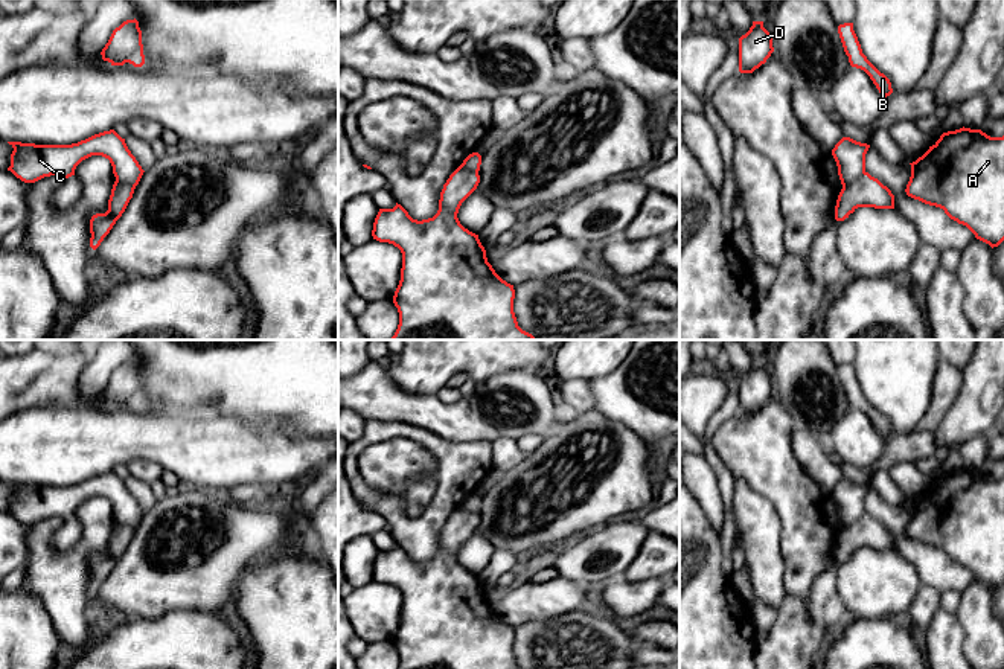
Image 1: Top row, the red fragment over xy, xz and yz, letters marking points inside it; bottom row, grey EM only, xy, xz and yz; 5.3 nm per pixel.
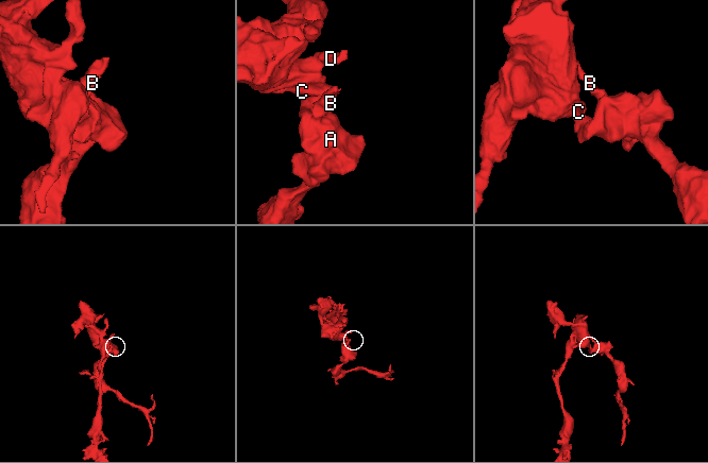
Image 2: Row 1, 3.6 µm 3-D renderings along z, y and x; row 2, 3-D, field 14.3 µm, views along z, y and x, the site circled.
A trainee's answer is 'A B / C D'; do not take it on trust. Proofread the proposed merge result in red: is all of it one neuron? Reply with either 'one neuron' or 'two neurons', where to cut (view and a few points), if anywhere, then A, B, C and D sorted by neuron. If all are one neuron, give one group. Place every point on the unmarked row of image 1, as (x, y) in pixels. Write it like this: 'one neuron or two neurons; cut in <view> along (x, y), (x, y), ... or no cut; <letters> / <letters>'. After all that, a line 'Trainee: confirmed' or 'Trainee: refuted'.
two neurons; cut in yz along (864, 512), (843, 528); A B / C D
Trainee: confirmed

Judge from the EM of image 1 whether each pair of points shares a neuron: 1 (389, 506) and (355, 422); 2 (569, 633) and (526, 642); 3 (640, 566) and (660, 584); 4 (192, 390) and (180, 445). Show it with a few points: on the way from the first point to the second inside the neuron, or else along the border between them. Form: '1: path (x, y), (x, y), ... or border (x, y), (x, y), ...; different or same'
1: border (367, 421), (363, 433), (354, 441); different
2: path (558, 642), (537, 642); same
3: border (663, 575), (654, 579), (626, 581); different
4: border (151, 407), (179, 415), (223, 415); different

